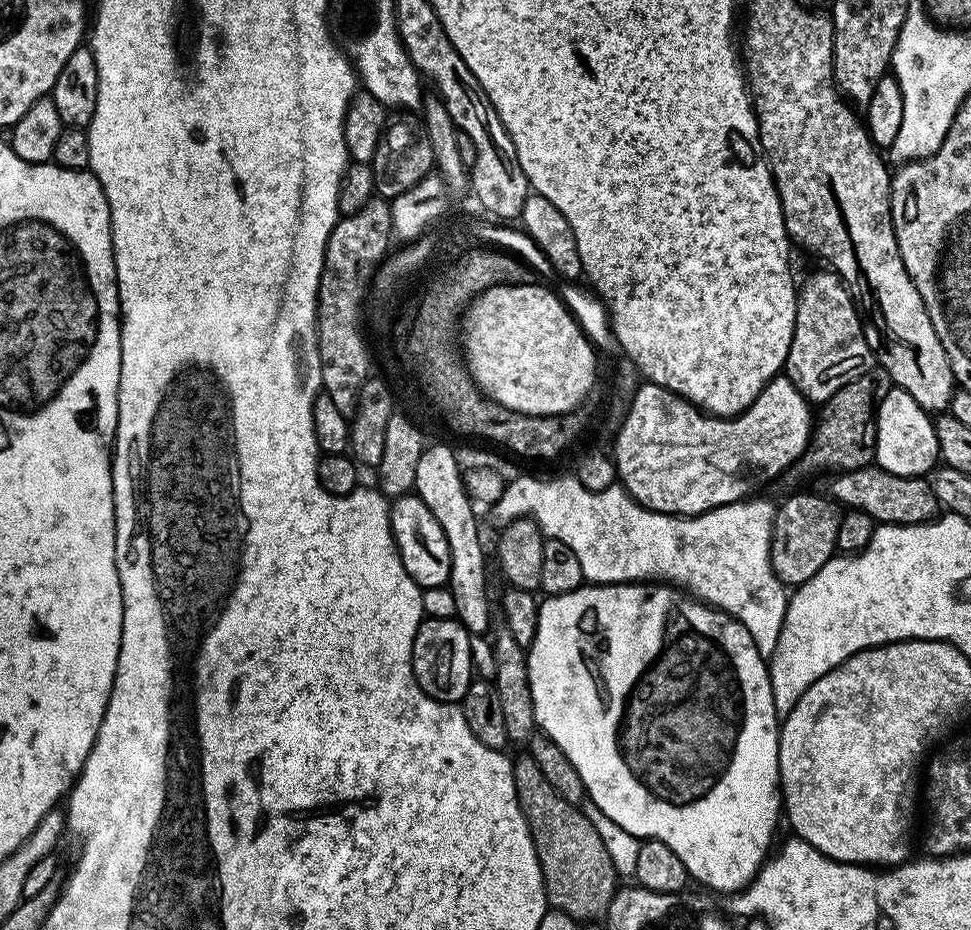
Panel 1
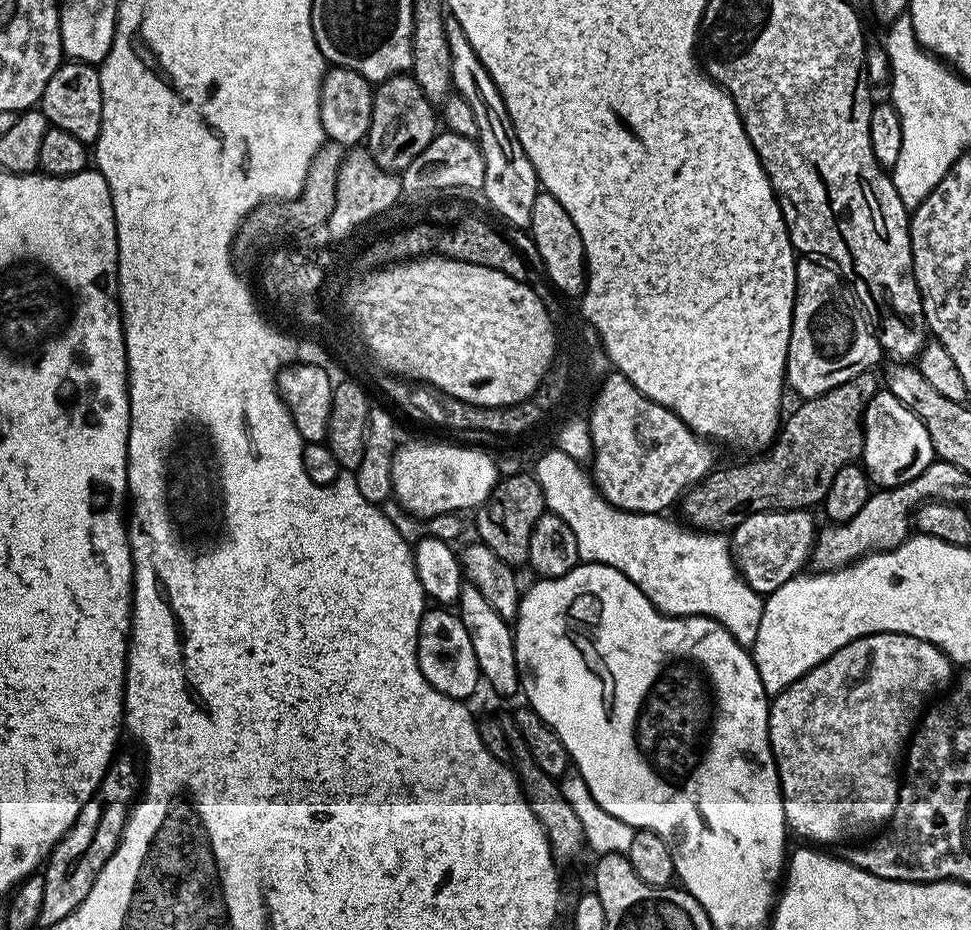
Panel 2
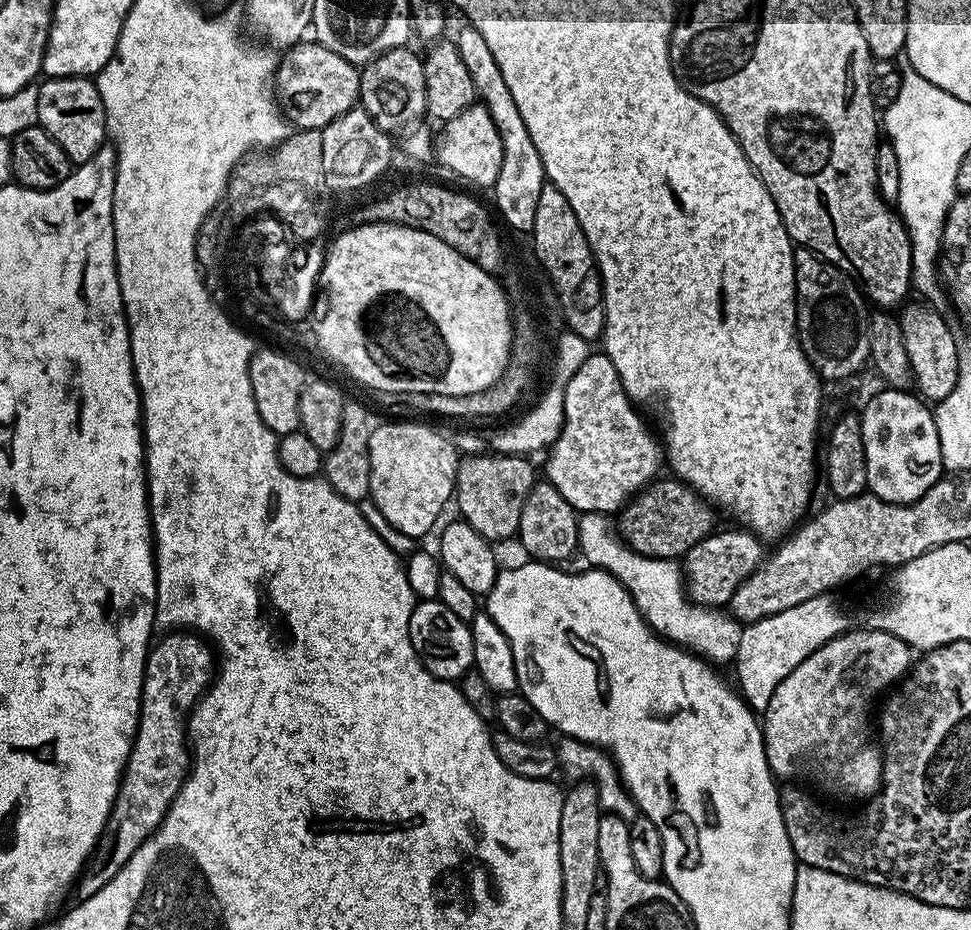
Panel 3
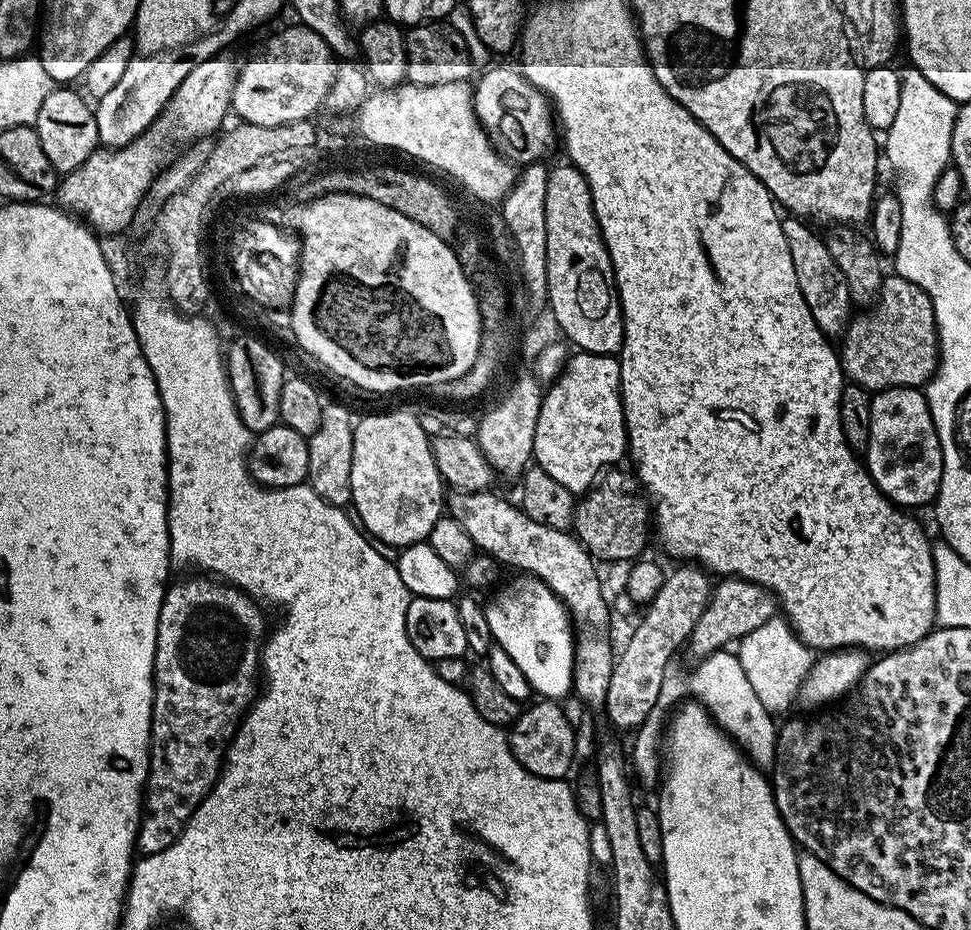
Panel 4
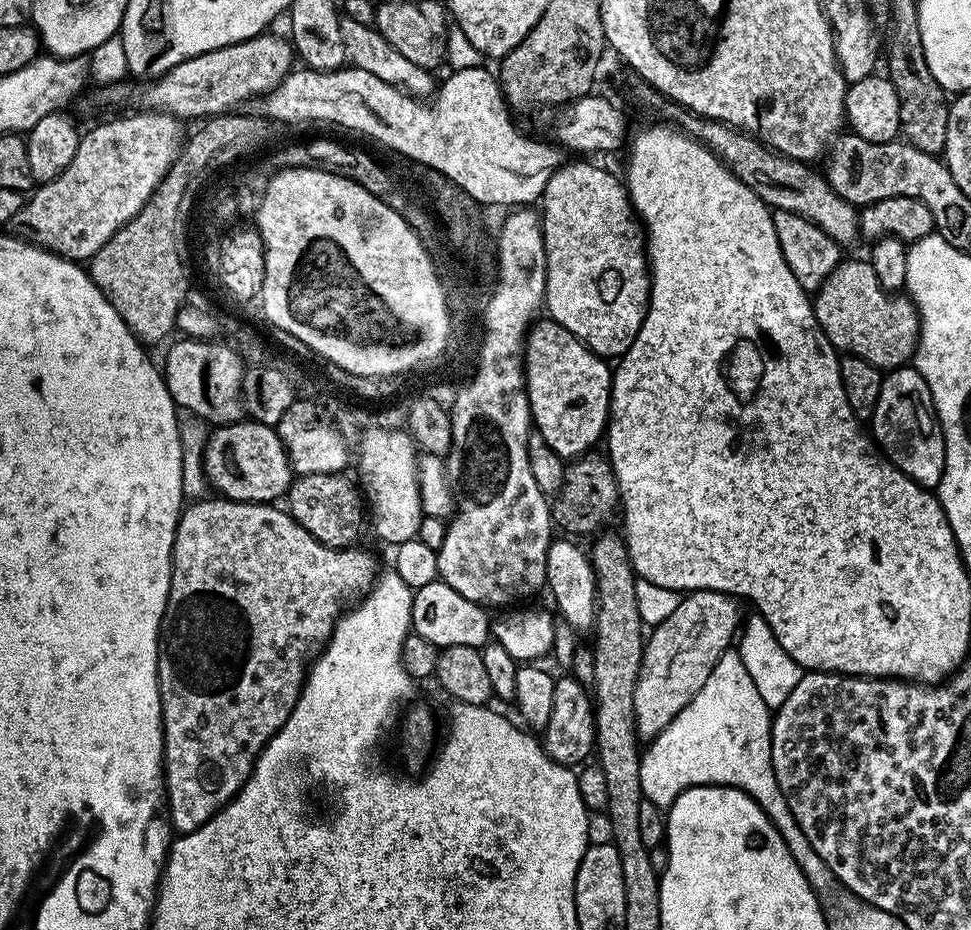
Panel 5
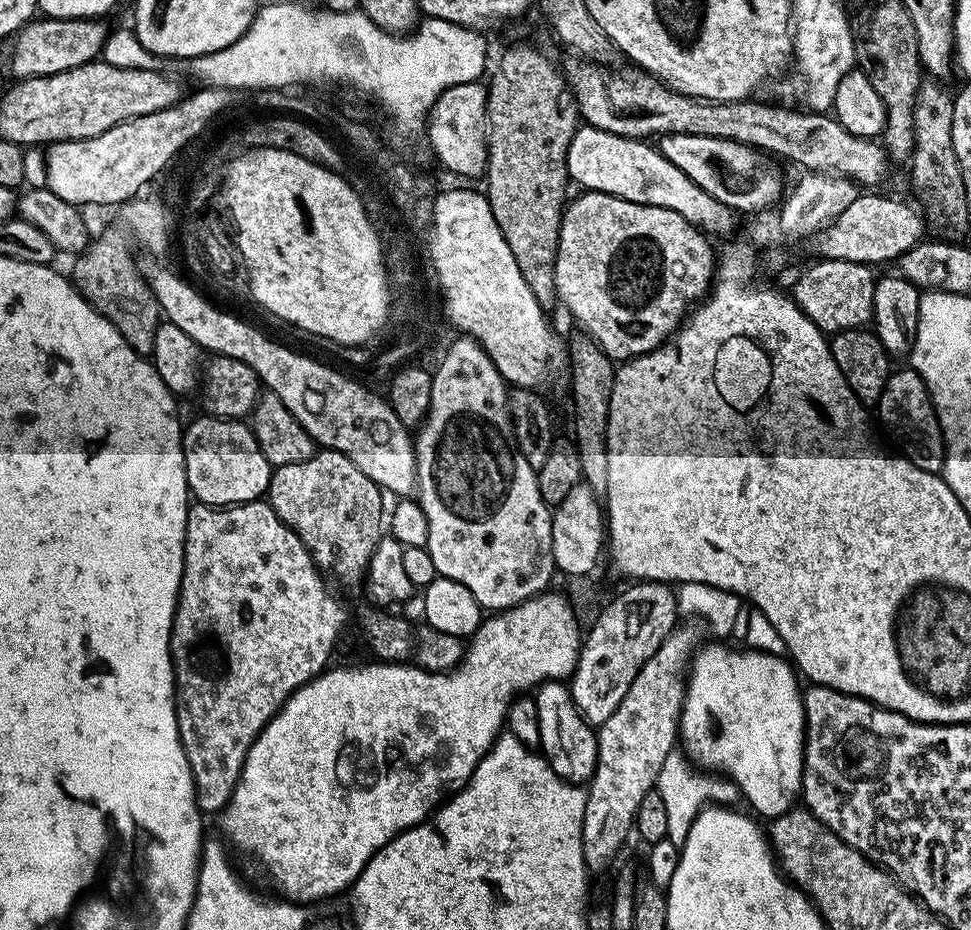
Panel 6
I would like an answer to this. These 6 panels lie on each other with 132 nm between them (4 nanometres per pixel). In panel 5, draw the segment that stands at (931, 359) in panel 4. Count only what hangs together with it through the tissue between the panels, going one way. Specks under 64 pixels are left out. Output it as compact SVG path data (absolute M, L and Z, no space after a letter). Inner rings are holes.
M845 259L838 265L814 294L814 311L818 326L832 347L841 353L862 358L881 370L905 367L916 355L916 345L920 342L920 315L916 313L915 304L904 294L893 298L883 288L874 272L874 266L867 259Z

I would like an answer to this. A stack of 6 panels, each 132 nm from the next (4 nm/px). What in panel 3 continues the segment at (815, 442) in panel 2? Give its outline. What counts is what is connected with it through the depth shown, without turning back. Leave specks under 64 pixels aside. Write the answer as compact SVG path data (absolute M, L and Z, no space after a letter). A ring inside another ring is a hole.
M653 479L643 490L635 493L632 499L618 513L618 532L623 543L639 555L652 559L668 559L679 561L702 538L717 531L717 509L709 504L693 488L682 480Z

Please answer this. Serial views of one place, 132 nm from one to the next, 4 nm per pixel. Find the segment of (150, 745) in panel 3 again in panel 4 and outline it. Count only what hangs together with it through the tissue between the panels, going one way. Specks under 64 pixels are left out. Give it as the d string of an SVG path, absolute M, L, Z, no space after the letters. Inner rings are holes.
M204 574L193 576L196 576L193 580L180 580L165 591L164 605L158 614L152 693L152 750L148 754L148 782L135 843L144 856L158 854L166 850L166 846L174 846L194 810L220 779L228 745L244 719L244 713L252 707L252 701L258 695L258 673L262 668L262 645L266 639L261 605L245 592L219 579Z

